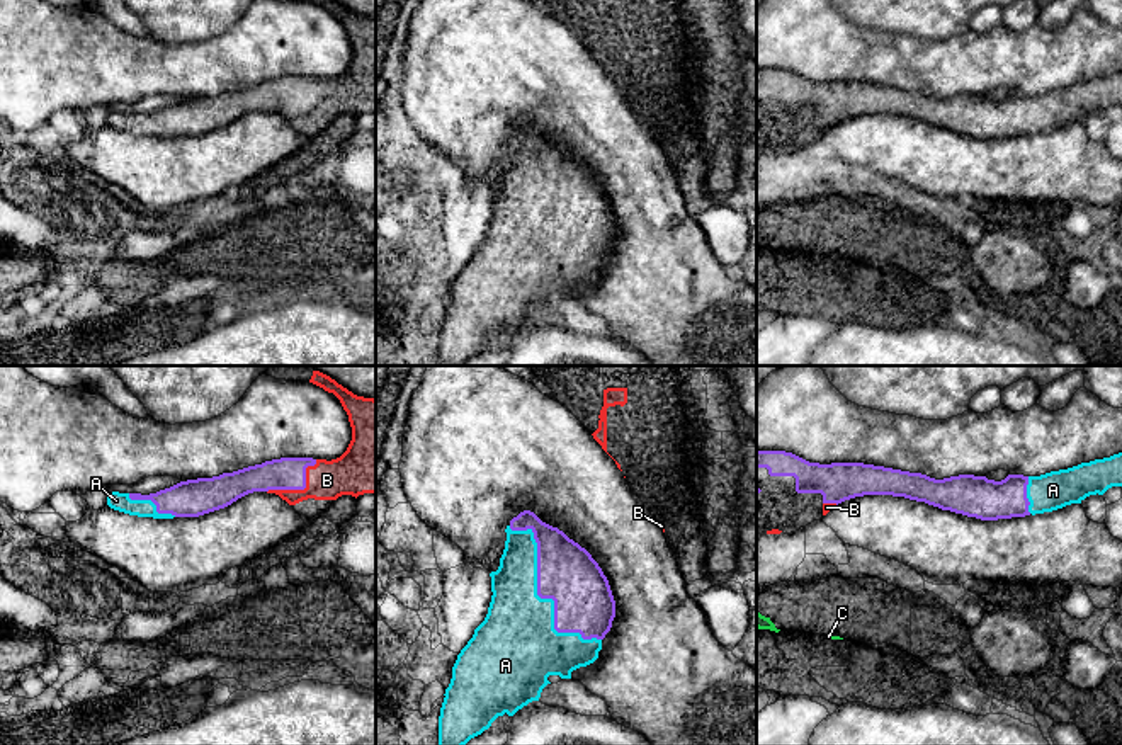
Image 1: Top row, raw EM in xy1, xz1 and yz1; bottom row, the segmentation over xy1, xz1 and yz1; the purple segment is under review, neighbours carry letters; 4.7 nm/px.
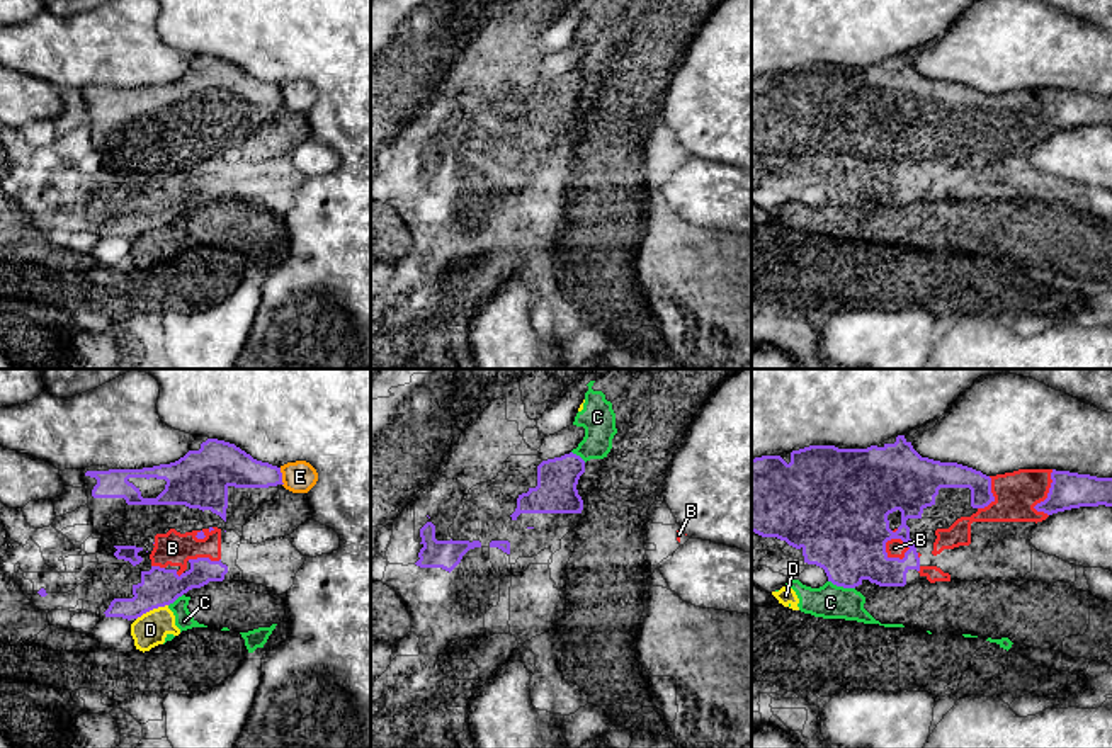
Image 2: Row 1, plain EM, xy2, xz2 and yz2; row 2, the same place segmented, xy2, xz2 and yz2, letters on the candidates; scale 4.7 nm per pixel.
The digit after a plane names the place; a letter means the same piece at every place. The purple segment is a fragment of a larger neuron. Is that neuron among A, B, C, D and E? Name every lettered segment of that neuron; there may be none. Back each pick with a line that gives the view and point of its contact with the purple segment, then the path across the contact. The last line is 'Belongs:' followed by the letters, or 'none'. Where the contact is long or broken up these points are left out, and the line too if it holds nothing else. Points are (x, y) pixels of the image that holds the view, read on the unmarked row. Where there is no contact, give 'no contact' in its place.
A: meets purple in xz1 at (539, 215)
B: meets purple in xy1 at (301, 108)
Belongs: A, B

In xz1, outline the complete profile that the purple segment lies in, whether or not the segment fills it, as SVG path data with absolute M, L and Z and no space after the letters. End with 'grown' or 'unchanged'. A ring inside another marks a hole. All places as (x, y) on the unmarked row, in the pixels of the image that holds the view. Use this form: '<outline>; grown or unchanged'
M524 129L517 136L510 139L505 148L507 160L505 168L500 177L500 185L496 191L491 191L491 221L488 226L488 233L484 240L474 248L473 257L457 274L457 279L452 286L452 298L449 306L445 308L445 316L440 327L439 335L439 366L464 366L471 357L481 354L484 349L491 345L491 342L503 335L513 335L518 328L527 325L532 320L539 320L542 308L551 303L547 299L549 294L559 294L561 298L571 298L571 291L593 282L598 277L598 270L602 269L602 259L612 247L612 240L615 236L615 219L609 204L607 196L604 194L598 182L592 177L592 173L581 167L578 162L570 158L563 150L542 141L534 131Z; grown

